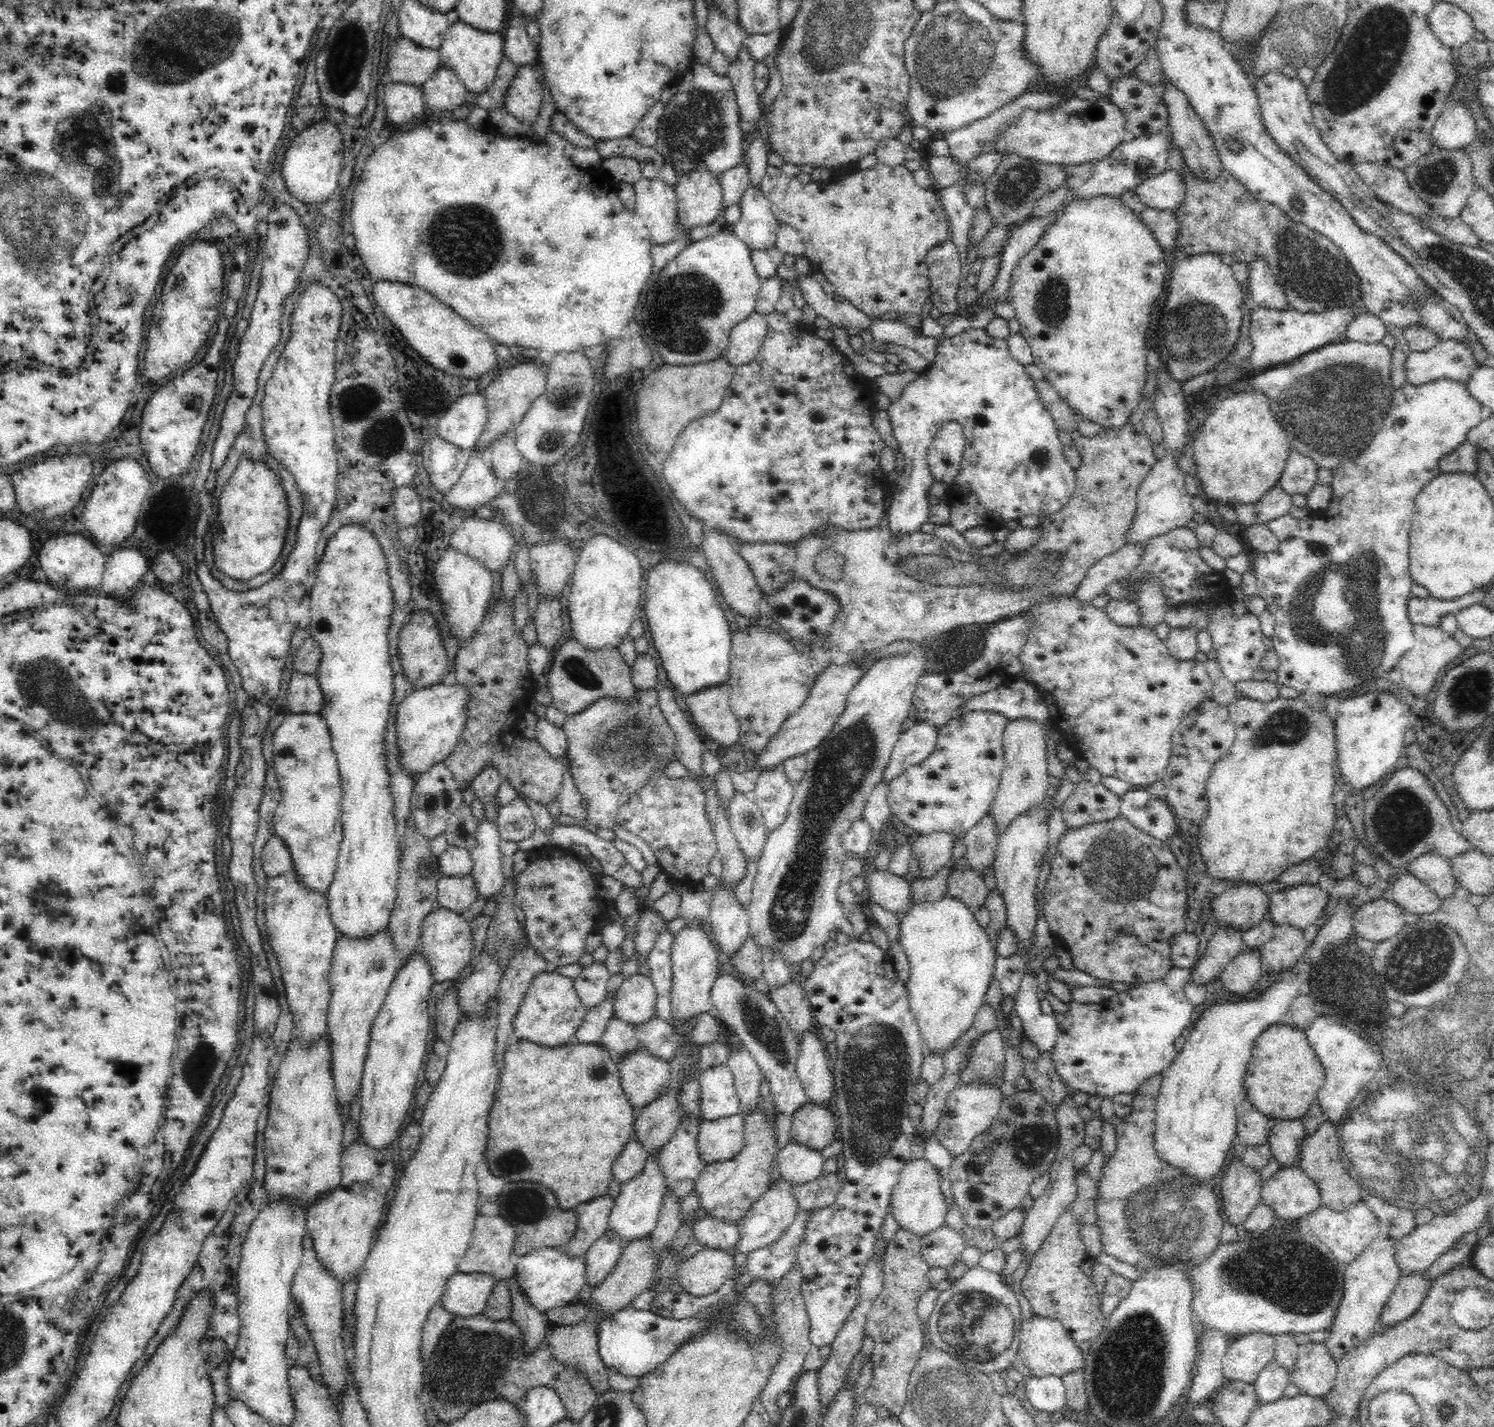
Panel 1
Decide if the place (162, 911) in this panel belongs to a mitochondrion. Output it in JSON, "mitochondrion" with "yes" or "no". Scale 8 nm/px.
{"mitochondrion":"no"}

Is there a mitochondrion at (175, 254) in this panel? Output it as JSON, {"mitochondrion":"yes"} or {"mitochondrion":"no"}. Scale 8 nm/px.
{"mitochondrion":"no"}

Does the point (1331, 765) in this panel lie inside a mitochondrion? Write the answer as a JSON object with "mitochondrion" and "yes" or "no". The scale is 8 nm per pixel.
{"mitochondrion":"no"}

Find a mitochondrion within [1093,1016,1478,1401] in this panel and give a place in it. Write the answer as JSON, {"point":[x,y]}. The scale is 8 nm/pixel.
{"point":[1166,1220]}

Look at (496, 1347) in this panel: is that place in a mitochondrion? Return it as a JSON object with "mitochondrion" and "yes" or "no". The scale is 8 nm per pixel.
{"mitochondrion":"yes"}

